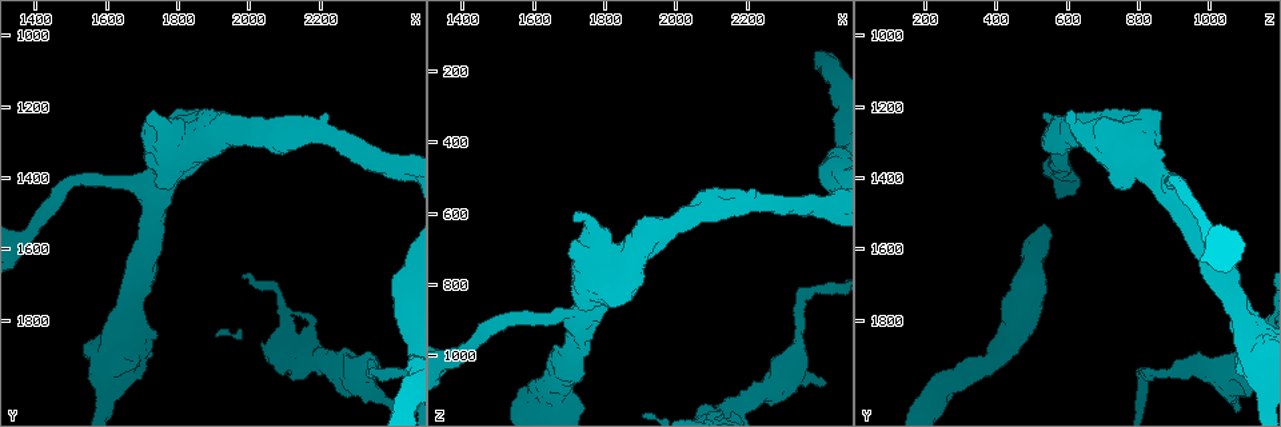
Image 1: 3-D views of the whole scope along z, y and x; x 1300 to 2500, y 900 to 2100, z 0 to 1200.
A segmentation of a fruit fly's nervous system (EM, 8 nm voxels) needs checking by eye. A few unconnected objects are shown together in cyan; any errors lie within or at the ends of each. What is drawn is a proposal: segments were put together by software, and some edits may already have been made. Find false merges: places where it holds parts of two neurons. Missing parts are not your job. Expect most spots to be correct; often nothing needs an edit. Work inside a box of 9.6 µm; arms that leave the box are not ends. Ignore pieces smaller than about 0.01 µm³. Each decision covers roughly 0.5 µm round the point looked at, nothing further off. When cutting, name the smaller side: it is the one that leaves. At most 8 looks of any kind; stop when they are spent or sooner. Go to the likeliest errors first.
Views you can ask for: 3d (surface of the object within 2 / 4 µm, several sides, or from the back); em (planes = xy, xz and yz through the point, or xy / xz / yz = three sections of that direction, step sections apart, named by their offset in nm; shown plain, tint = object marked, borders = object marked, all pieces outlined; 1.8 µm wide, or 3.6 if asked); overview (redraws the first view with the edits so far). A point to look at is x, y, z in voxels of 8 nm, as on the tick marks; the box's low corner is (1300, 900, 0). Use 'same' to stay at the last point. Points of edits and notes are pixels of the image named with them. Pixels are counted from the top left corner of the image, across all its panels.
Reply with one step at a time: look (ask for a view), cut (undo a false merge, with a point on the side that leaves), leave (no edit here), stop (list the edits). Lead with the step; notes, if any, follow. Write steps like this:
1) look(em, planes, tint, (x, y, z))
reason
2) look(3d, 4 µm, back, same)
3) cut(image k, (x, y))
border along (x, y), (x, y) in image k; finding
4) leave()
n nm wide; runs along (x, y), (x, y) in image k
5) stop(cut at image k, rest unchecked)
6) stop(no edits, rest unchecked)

look(3d, 4 µm, (2360, 1950, 820))
abrupt turn

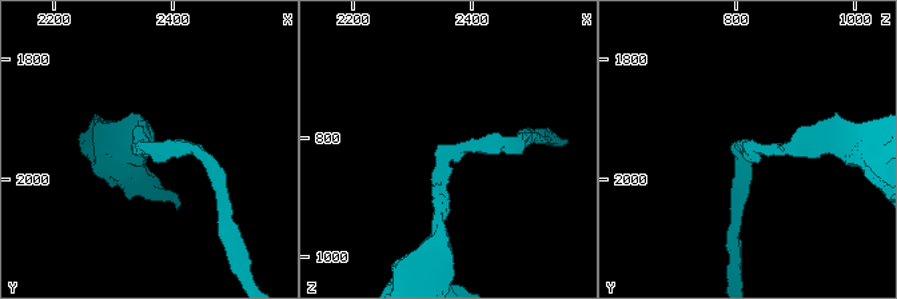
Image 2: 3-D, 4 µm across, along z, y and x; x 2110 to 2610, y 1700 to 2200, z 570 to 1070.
look(em, planes, tint, (2360, 1950, 825))

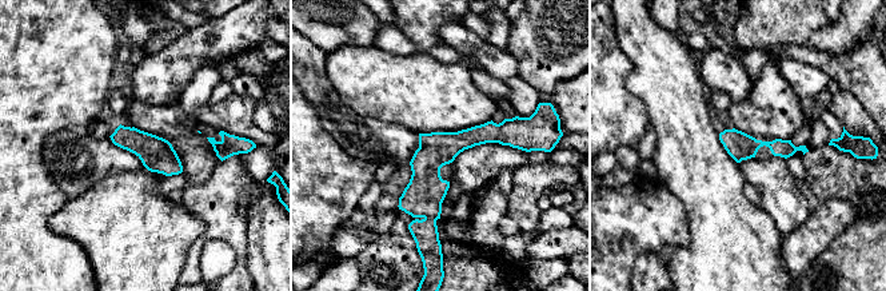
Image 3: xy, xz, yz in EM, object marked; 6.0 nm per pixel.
leave()
arms of 180, 190 nm; continuous, no second neuron

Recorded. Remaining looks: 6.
look(em, 3.6 µm, planes, tint, (1710, 1430, 890))
three-way junction

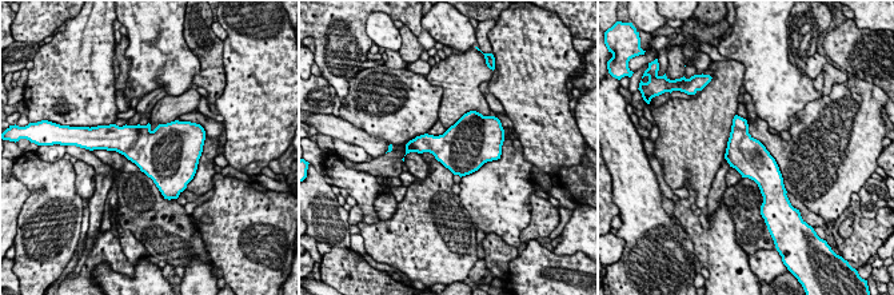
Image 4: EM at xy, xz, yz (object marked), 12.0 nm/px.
leave()
460 nm wide; continuous, no second neuron

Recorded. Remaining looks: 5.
look(em, 3.6 µm, planes, plain, (1650, 1830, 1110))
calibre changes

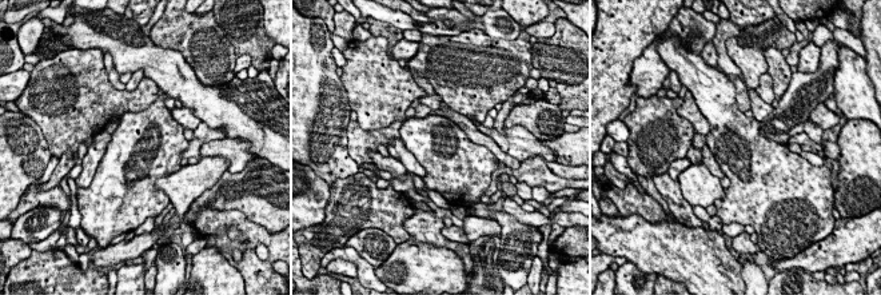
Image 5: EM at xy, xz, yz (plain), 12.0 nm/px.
look(em, 3.6 µm, planes, tint, same)
where the object lies

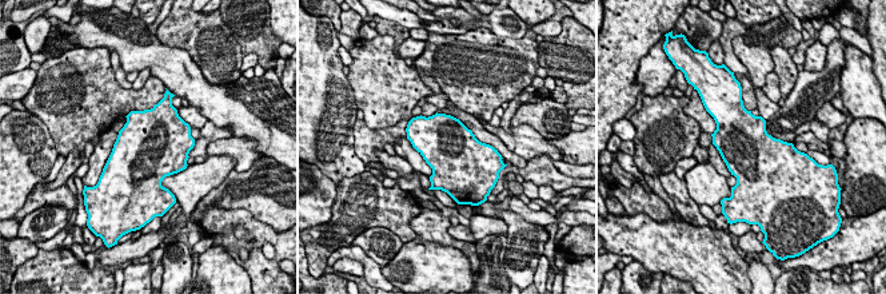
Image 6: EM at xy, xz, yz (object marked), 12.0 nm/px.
leave()
all the same neuron

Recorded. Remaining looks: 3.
look(em, 3.6 µm, planes, borders, (2290, 1930, 1060))
sharp bend

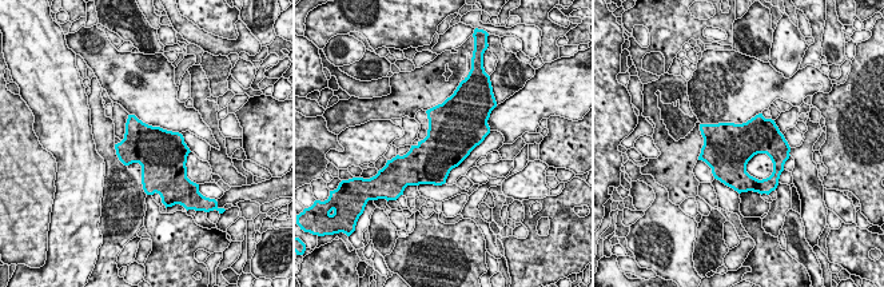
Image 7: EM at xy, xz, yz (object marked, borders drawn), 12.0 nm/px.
leave()
continuous, no second neuron

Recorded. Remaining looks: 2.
stop(no edits, rest unchecked)

